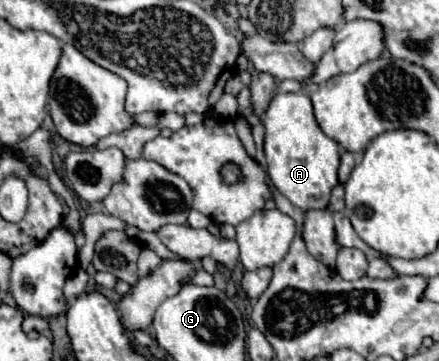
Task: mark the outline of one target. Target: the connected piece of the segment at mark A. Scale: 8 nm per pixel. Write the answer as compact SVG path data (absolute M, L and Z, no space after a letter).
M278 92L264 114L264 154L270 180L294 206L302 210L322 210L328 206L330 192L338 184L340 146L328 138L312 112L312 102L302 92Z

